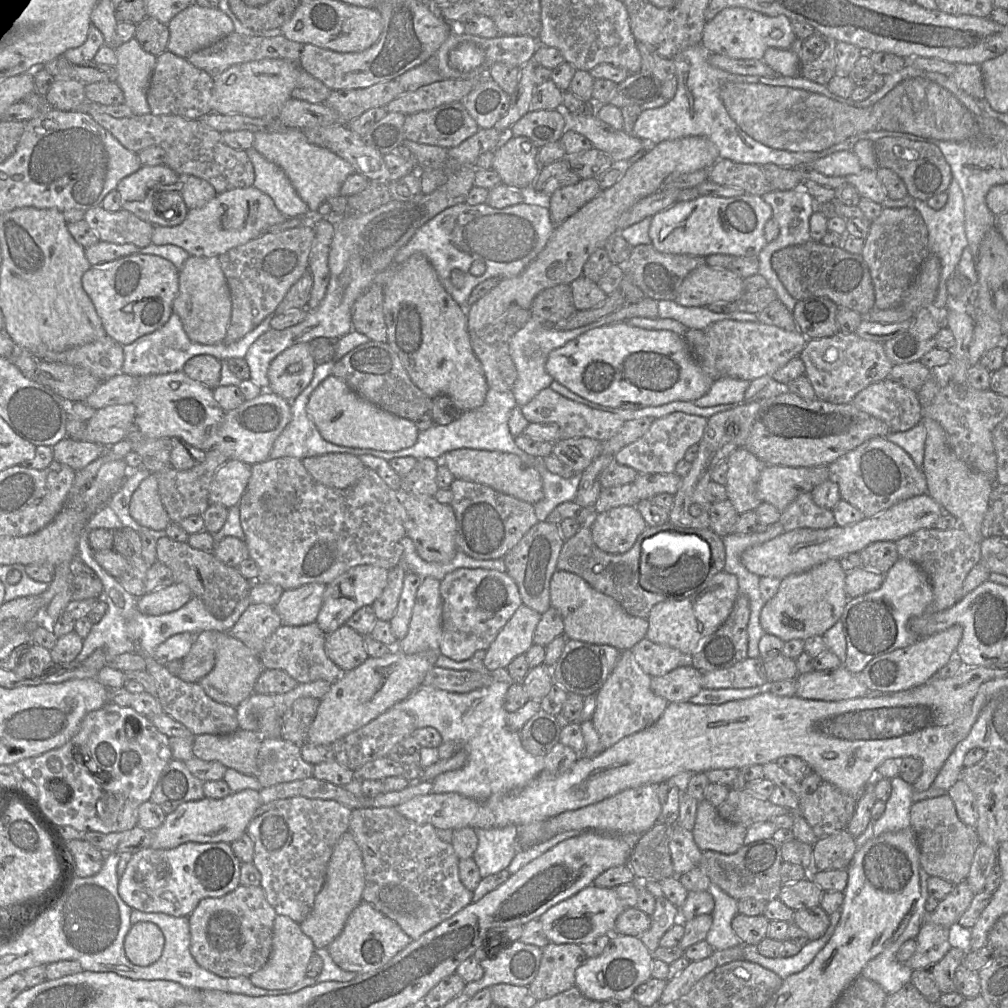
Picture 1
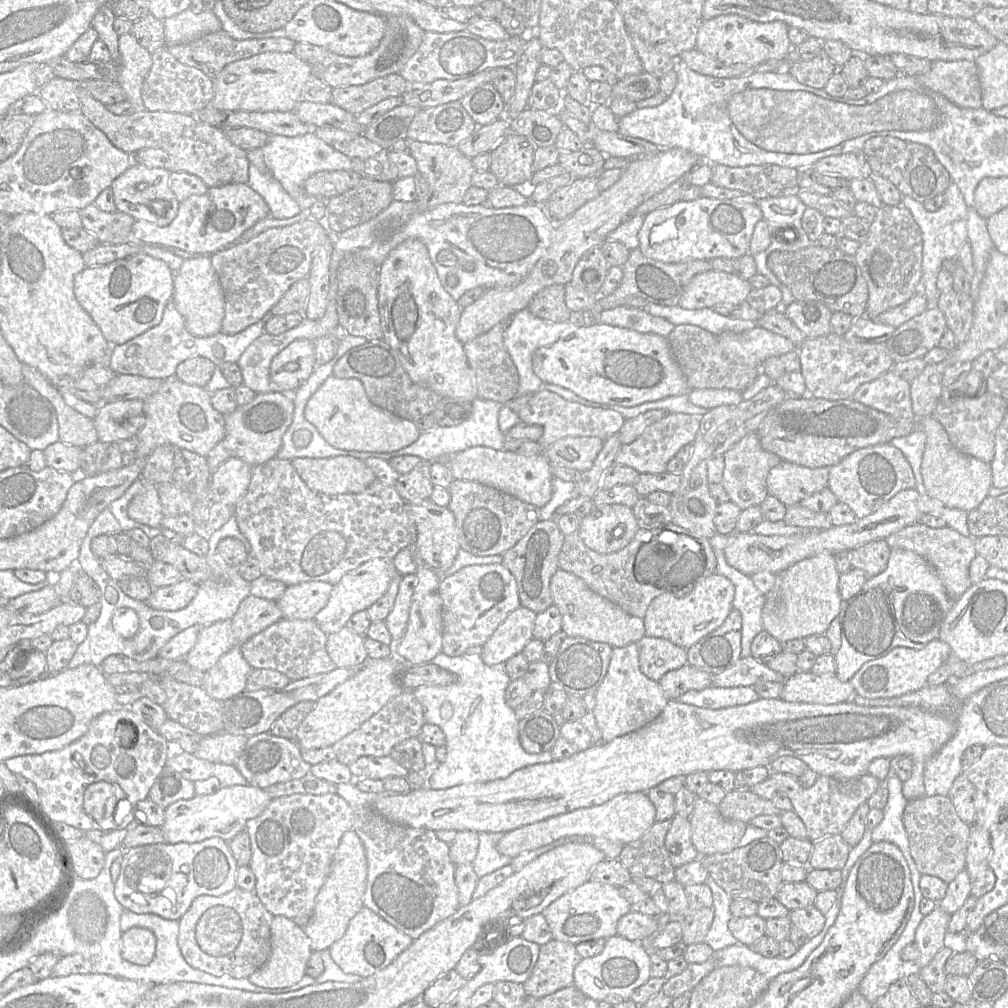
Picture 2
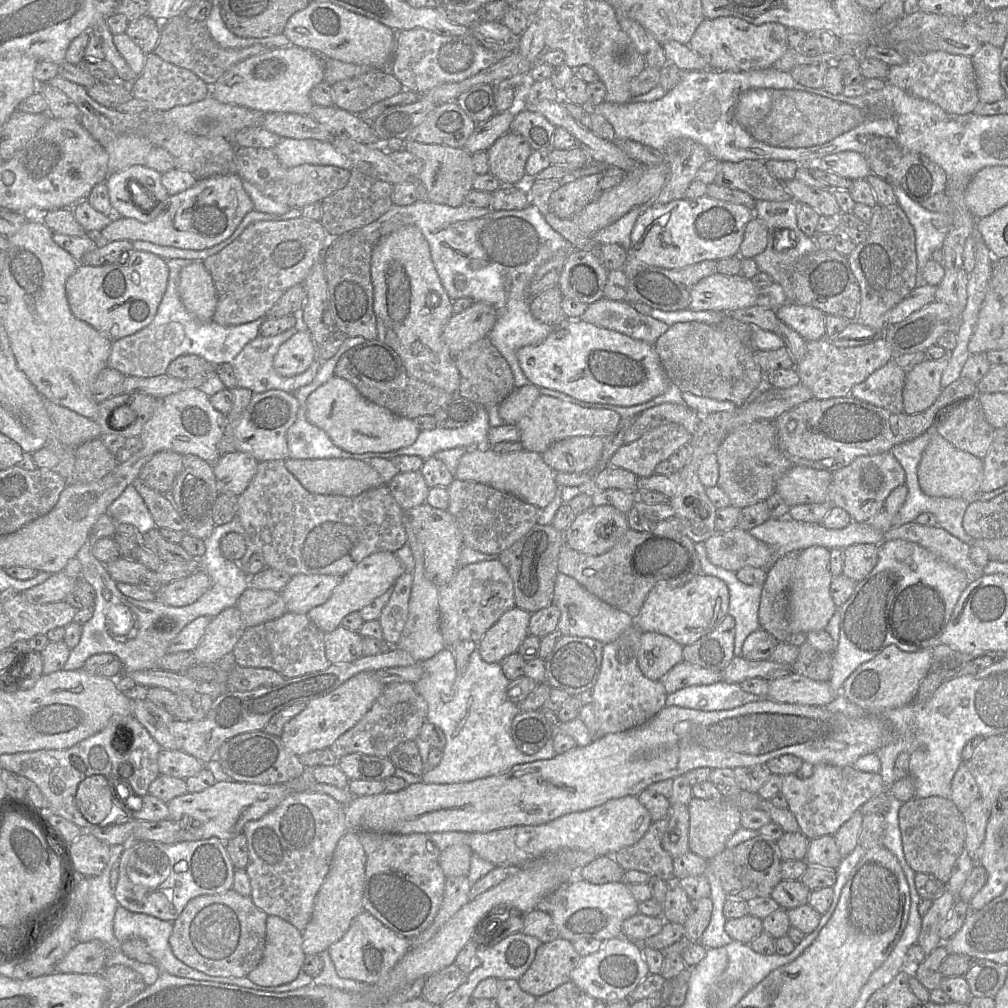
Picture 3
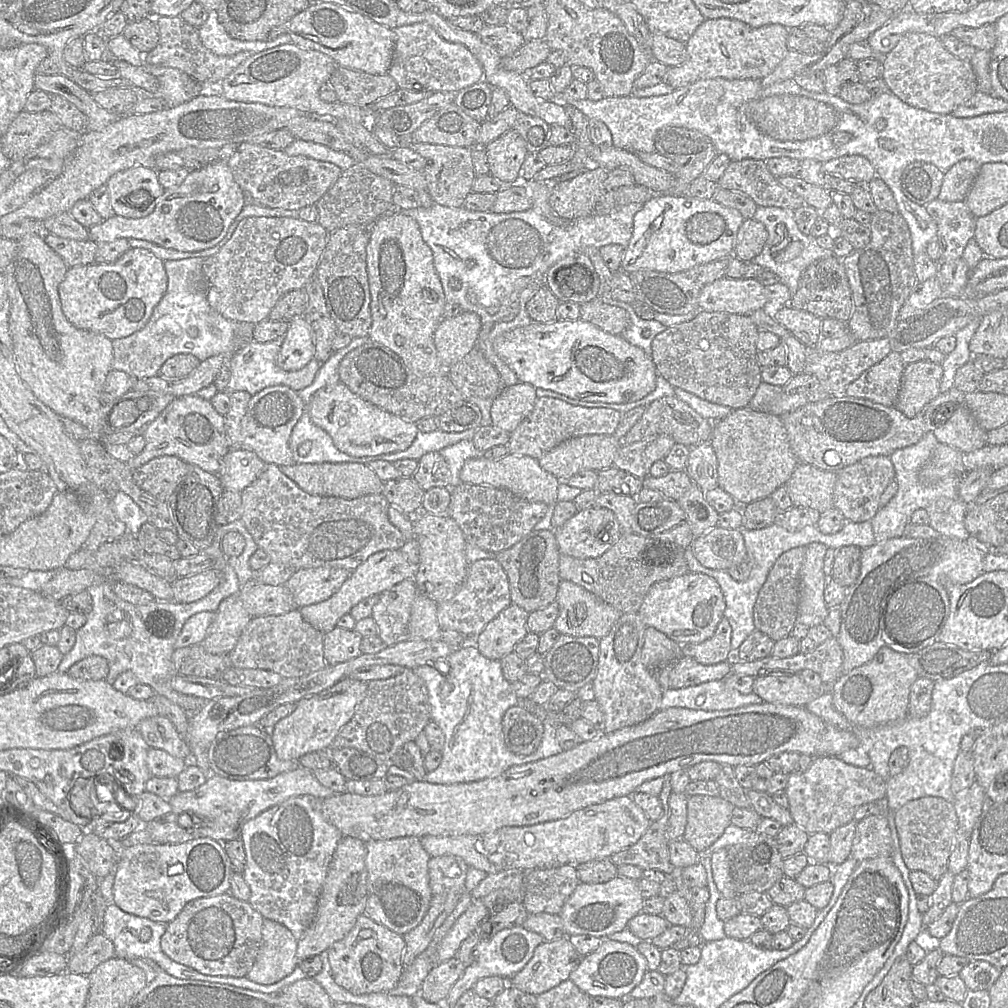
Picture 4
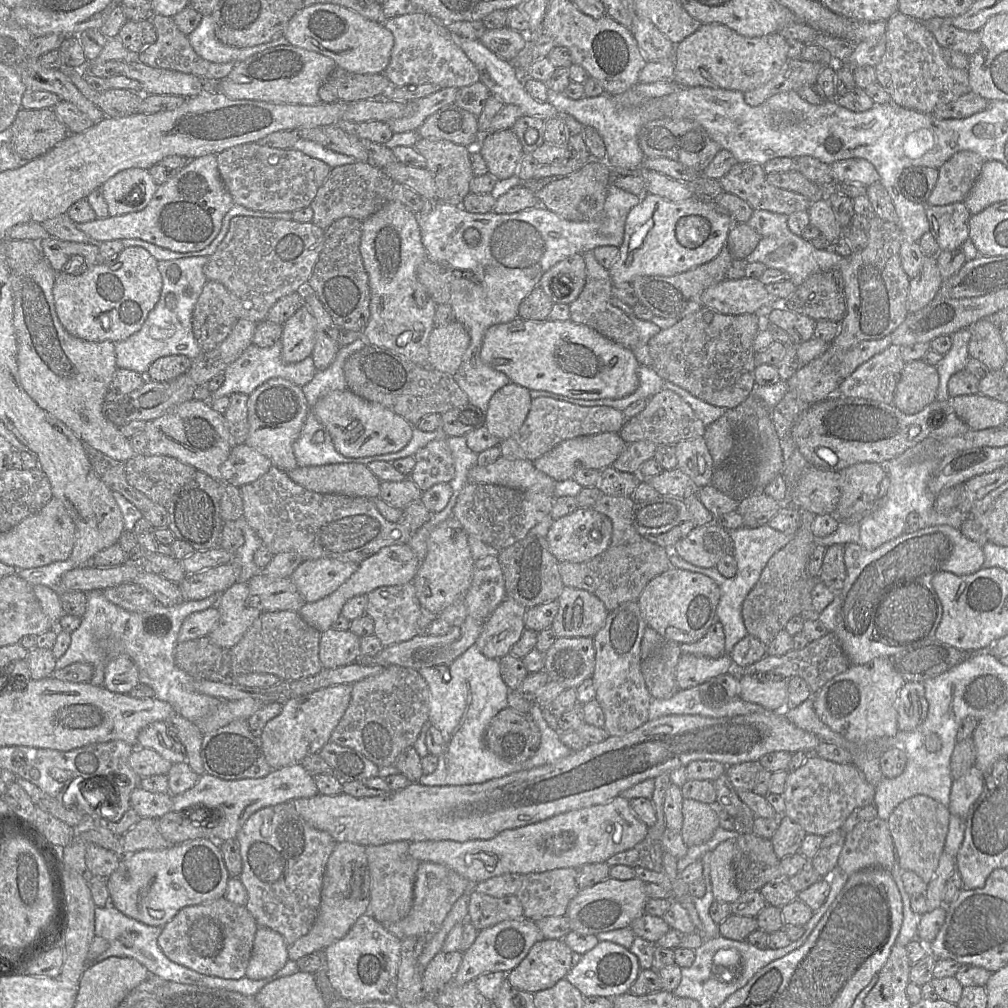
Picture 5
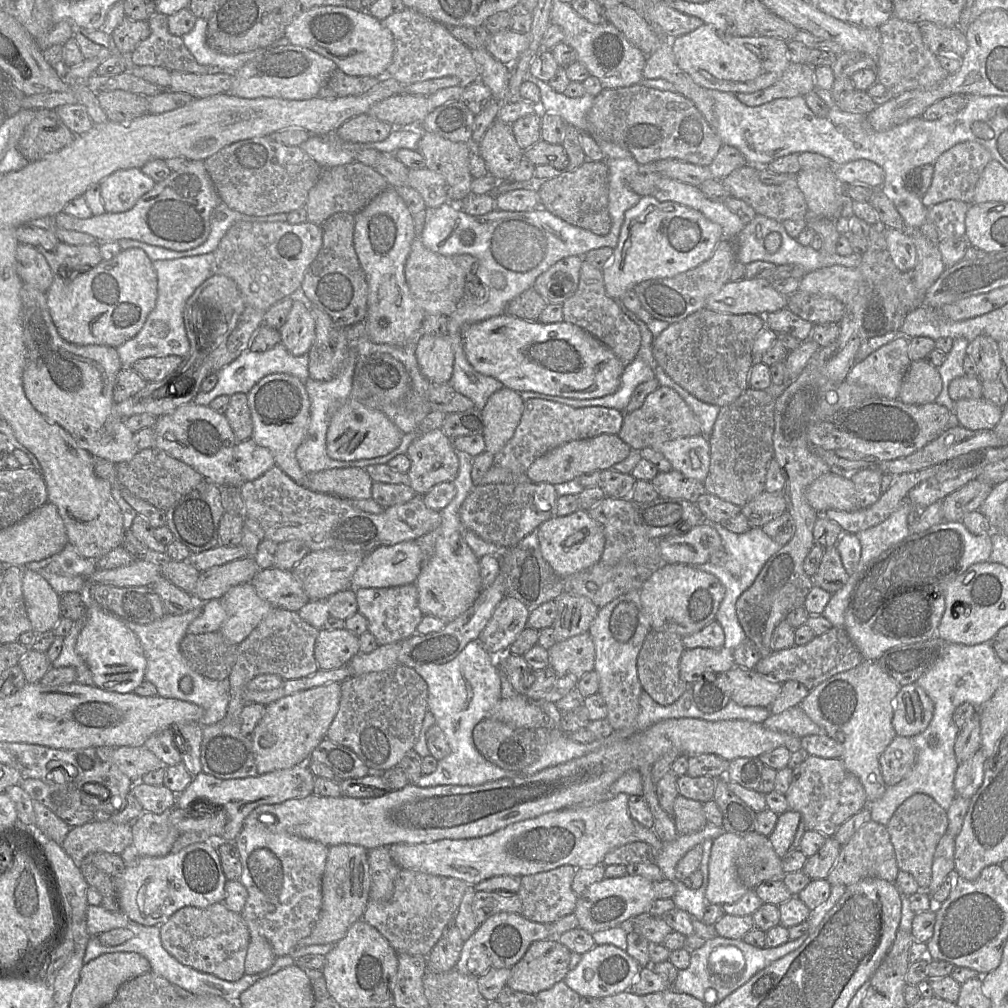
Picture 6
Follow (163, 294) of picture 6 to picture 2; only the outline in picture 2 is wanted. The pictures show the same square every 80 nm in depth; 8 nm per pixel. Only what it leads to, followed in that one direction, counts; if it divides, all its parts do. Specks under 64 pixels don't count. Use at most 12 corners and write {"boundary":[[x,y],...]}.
{"boundary":[[171,300],[158,325],[112,345],[115,374],[167,379],[191,357],[237,363],[268,313],[237,334],[195,337]]}

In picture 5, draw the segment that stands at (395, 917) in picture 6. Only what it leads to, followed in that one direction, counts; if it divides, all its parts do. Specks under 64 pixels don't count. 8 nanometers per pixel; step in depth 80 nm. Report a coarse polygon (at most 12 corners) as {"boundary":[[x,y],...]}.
{"boundary":[[421,862],[409,914],[382,924],[400,940],[432,936],[470,883]]}

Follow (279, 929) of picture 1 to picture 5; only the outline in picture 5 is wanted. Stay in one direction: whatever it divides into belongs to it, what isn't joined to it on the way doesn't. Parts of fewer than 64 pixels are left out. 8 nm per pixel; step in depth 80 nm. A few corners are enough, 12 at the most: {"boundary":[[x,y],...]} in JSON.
{"boundary":[[258,926],[246,977],[273,976],[289,960],[280,933]]}

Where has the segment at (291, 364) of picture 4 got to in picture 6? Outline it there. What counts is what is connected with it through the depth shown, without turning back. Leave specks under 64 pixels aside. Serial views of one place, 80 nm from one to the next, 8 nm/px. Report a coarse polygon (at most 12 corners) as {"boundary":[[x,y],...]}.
{"boundary":[[295,296],[281,343],[294,356],[315,340],[312,307]]}

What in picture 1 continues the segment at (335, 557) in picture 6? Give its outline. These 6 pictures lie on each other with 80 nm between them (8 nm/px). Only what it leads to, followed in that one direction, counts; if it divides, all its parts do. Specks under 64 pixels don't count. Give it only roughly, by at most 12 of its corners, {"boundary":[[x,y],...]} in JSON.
{"boundary":[[325,584],[284,590],[274,606],[282,624],[316,622]]}

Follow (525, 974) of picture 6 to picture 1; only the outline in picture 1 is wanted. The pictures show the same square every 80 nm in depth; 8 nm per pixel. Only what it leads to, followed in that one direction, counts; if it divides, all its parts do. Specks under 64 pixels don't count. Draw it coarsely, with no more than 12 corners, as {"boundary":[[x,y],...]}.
{"boundary":[[549,942],[527,986],[538,1001],[575,986],[588,959],[578,944]]}

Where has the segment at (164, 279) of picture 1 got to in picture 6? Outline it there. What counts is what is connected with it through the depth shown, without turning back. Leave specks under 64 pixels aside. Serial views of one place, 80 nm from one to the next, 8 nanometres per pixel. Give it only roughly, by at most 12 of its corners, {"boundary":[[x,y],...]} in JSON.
{"boundary":[[121,250],[54,275],[47,305],[59,335],[117,348],[157,299],[152,260]]}

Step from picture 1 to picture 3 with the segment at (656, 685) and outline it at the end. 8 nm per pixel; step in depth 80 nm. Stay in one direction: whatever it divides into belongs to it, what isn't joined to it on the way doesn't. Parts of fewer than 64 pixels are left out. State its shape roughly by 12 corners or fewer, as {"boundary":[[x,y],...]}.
{"boundary":[[685,660],[662,680],[667,694],[722,680],[723,671]]}

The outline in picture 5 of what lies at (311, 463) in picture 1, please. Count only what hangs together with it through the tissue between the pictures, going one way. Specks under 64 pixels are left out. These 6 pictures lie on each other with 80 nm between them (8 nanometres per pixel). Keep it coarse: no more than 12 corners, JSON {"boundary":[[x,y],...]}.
{"boundary":[[360,463],[298,466],[295,483],[321,494],[376,499]]}

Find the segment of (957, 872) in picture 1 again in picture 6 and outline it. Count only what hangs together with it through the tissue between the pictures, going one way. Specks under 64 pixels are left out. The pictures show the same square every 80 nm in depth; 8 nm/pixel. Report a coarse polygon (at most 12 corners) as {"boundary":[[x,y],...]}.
{"boundary":[[916,793],[886,827],[899,870],[931,882],[947,811]]}

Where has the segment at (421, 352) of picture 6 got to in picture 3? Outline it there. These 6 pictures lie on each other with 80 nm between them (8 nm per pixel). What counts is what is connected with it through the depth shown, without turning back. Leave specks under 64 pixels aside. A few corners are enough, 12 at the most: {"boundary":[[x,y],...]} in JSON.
{"boundary":[[475,302],[453,314],[442,339],[453,356],[487,337],[496,309]]}

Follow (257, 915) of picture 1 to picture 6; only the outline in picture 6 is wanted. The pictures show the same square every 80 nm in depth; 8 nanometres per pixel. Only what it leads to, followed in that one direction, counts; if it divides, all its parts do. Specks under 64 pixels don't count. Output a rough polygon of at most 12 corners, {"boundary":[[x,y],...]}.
{"boundary":[[223,902],[186,906],[160,927],[171,956],[231,982],[251,935]]}

